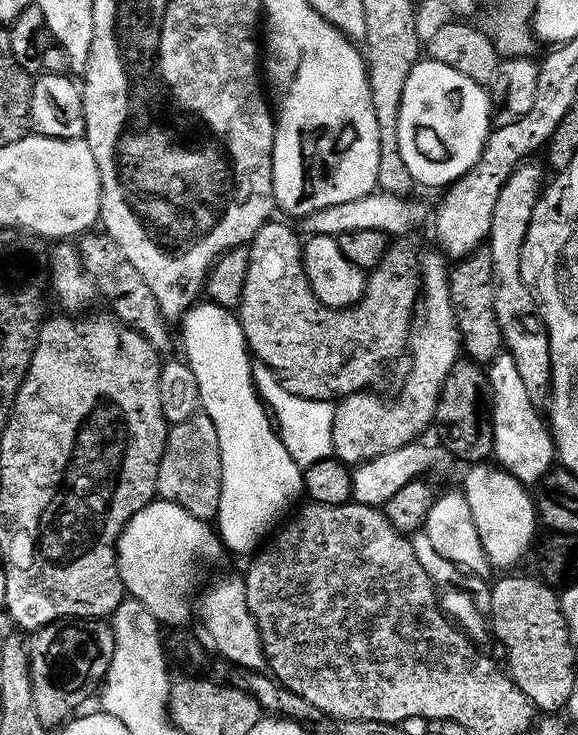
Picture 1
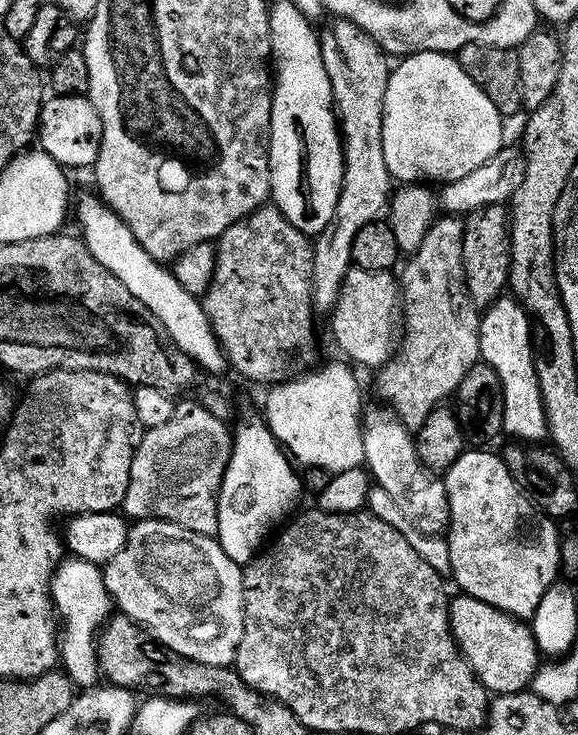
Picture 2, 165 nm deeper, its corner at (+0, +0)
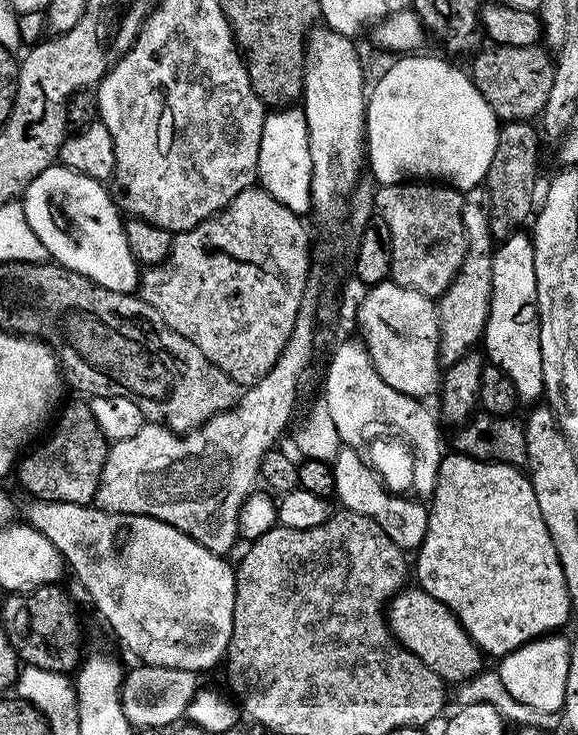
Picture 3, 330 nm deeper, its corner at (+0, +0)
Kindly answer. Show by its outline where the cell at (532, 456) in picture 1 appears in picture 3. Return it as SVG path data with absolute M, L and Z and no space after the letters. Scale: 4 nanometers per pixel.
M521 230L495 245L492 254L492 297L482 337L483 351L491 363L496 364L514 382L517 401L539 401L544 395L542 357L539 350L539 314L536 312L536 288L534 272L534 246L531 235Z

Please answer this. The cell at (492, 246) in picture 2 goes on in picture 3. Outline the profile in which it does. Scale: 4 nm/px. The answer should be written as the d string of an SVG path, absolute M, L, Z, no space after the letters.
M508 122L501 127L500 141L494 150L494 162L490 162L490 170L484 179L483 187L488 194L490 234L496 242L521 231L525 227L524 223L529 223L538 204L536 166L540 162L538 154L542 136L537 129L536 133L532 126L528 122Z

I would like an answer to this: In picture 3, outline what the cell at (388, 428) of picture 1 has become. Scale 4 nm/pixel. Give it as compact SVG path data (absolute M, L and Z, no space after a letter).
M483 187L464 192L462 202L462 226L468 243L464 261L450 286L435 301L436 318L440 327L440 362L447 366L458 362L484 335L486 318L492 297L492 254L494 241L488 221L488 194Z

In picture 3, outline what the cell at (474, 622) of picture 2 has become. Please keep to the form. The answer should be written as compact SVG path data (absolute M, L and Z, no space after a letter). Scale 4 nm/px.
M408 586L397 592L386 605L386 619L388 631L391 632L393 638L406 650L410 650L410 654L422 658L422 662L426 662L426 666L430 666L430 670L434 670L434 674L438 674L441 680L463 682L471 680L477 672L481 671L482 653L479 646L472 641L470 634L466 634L466 630L460 625L456 615L442 602L438 602L438 598L430 598L430 594L423 592L420 587Z

